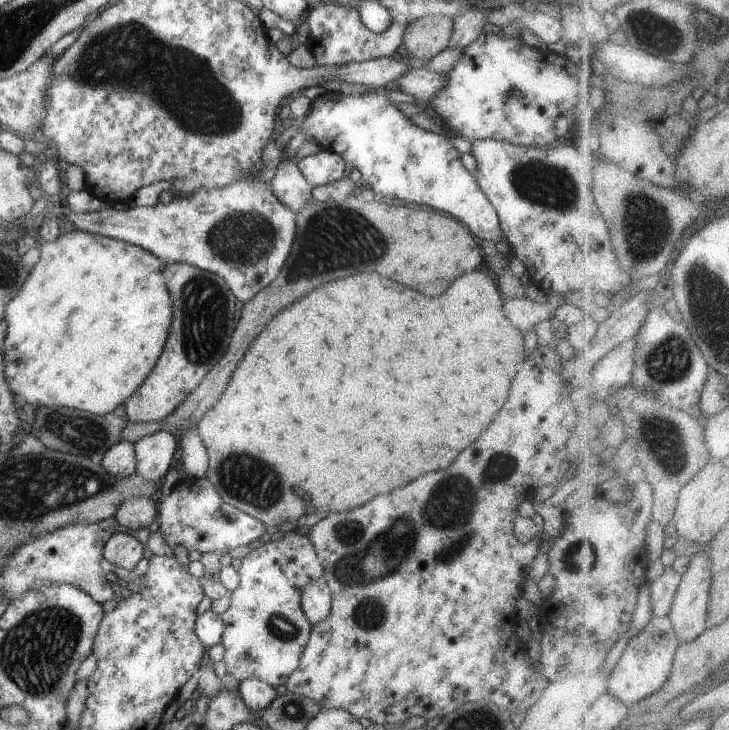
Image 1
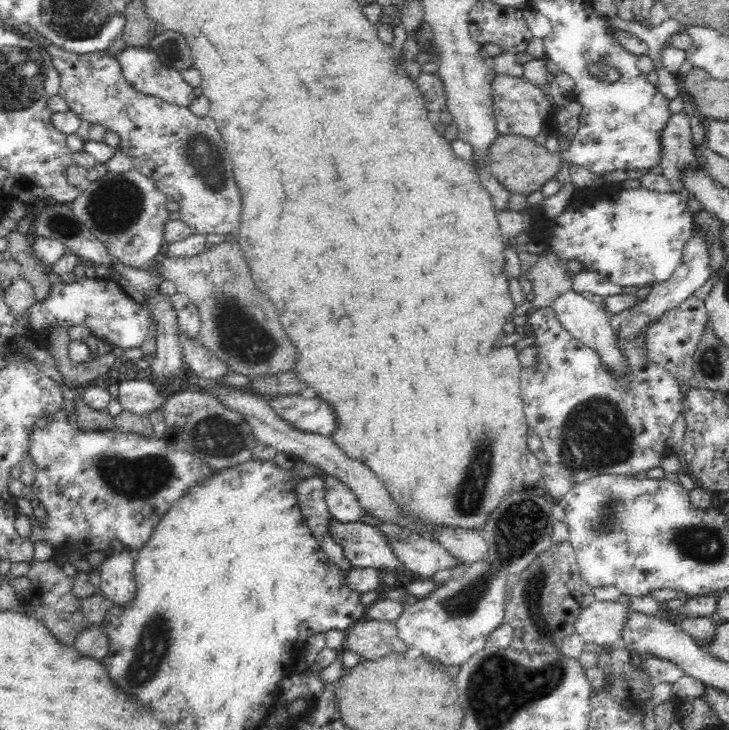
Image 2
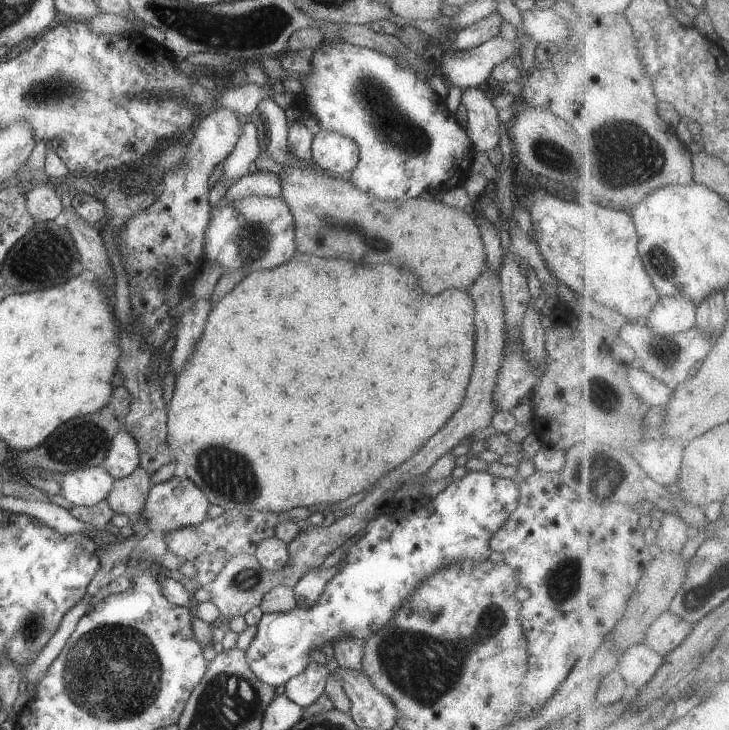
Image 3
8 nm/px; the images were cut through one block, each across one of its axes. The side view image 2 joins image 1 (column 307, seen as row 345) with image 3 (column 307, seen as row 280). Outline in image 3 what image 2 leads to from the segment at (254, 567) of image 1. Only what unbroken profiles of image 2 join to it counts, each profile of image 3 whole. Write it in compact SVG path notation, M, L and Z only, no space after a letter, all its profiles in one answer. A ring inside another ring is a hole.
M312 661L300 676L294 676L286 682L284 695L302 709L308 708L322 698L329 674L326 665Z

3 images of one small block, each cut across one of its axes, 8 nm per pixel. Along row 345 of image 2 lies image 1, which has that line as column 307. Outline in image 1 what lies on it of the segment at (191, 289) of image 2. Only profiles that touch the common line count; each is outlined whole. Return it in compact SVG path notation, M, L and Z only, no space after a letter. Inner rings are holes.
M352 195L341 201L312 201L296 214L295 221L296 238L285 266L265 289L245 303L222 360L204 376L200 386L178 404L172 414L168 414L162 422L130 421L120 434L121 441L135 445L143 436L160 431L178 438L186 428L196 426L202 415L224 394L234 370L238 368L238 362L244 358L252 340L264 330L266 322L278 314L278 310L290 302L296 302L302 294L308 294L324 282L346 278L364 270L388 276L426 296L438 296L440 292L448 290L454 278L478 269L484 262L480 242L468 232L466 226L449 214L419 205L376 204Z

